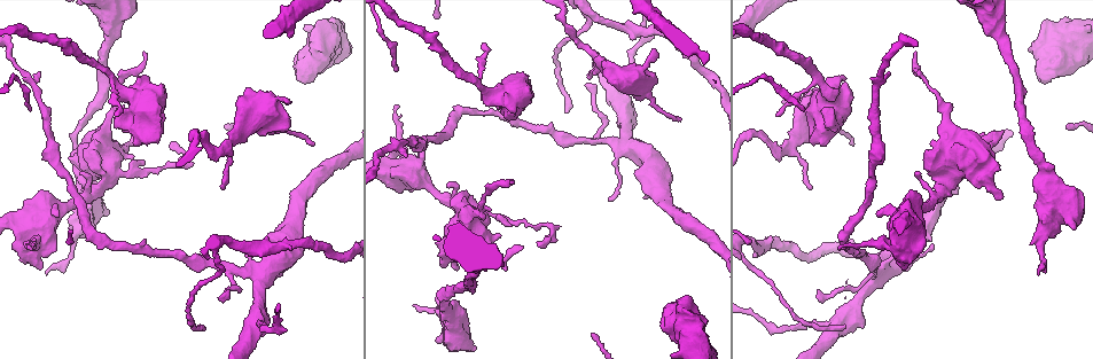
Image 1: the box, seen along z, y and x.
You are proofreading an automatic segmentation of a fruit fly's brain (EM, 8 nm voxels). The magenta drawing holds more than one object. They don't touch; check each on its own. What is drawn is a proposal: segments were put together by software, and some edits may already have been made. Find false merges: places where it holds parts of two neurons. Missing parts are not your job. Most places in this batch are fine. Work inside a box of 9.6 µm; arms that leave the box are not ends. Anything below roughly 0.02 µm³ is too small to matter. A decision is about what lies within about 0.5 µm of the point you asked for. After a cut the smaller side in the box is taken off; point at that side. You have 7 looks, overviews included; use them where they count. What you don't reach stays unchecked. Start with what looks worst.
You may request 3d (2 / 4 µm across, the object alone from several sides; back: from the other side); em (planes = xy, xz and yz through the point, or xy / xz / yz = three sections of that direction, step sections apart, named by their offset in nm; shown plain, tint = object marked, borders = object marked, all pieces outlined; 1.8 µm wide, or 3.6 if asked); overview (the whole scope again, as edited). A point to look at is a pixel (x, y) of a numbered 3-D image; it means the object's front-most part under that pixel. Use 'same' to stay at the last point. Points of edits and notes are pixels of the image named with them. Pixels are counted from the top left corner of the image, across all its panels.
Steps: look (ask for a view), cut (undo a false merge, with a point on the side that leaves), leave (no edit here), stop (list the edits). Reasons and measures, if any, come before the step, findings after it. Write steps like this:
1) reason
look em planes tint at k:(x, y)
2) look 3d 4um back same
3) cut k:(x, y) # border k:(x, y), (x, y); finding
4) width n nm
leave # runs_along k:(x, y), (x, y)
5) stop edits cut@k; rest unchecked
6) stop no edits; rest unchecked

abrupt turn
look em xz step 16 tint at 1:(973, 158)

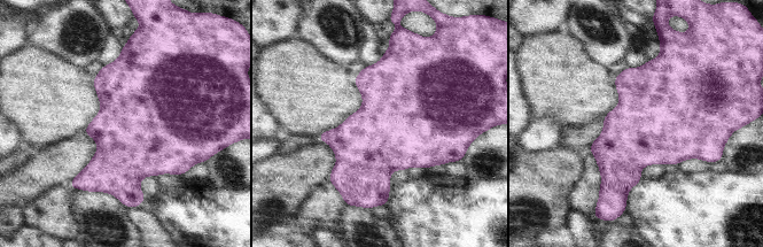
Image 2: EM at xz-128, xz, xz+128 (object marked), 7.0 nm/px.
cut it another way
look em planes tint same

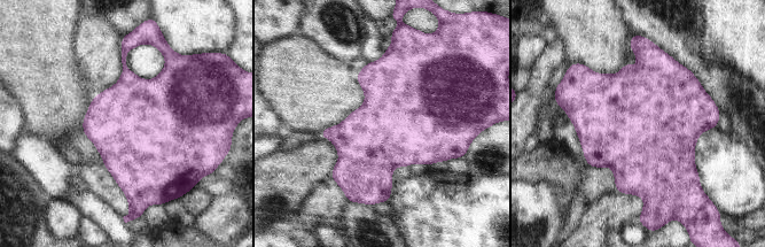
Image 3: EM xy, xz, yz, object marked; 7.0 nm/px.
leave # all the same neuron

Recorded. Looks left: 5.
arms part here
look em planes tint at 1:(266, 271)

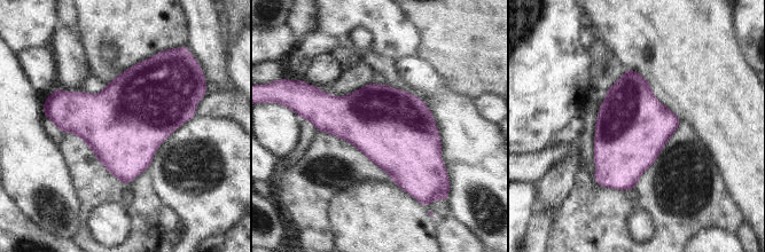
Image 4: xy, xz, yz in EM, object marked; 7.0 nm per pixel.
width 500 nm
leave # continuous, no second neuron

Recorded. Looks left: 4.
thick turns thin
look 3d 2um at 1:(818, 76)

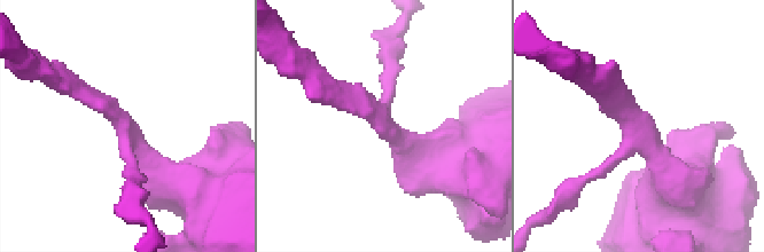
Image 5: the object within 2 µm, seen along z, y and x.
now the EM
look em planes tint at 5:(635, 121)

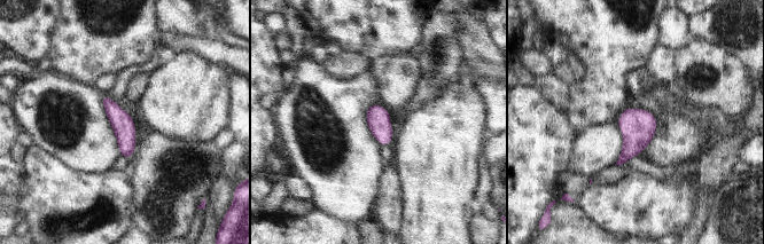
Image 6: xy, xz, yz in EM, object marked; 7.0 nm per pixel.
leave # runs_along 6:(104, 99), (123, 125), (127, 155); all the same neuron

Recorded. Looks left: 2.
stop no edits; rest unchecked

